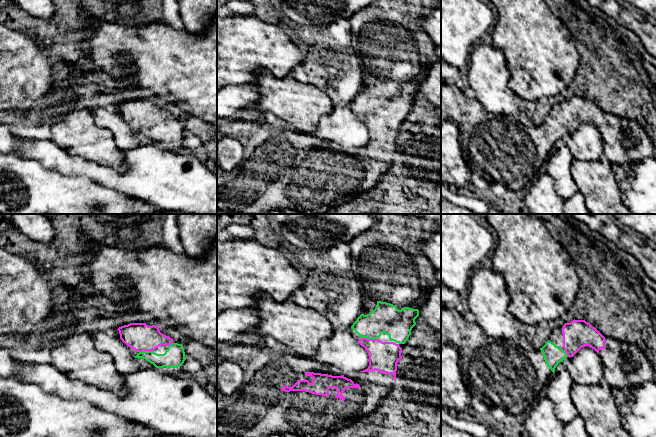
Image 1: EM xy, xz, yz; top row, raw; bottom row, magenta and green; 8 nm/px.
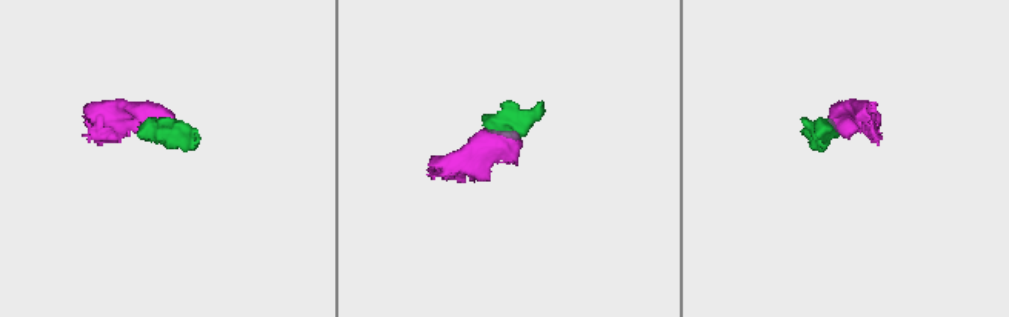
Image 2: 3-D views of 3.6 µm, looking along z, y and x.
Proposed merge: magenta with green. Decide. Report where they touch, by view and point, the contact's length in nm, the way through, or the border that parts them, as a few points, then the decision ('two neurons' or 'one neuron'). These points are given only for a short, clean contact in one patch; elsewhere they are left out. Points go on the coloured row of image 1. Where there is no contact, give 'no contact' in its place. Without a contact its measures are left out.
meets magenta in xz at (370, 339); contact 120 nm long; runs through xz (383, 356), (371, 344), (370, 339), (370, 333), (385, 318); one neuron

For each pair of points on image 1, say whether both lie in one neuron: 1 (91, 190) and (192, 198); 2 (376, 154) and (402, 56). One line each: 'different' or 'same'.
1: different
2: same

